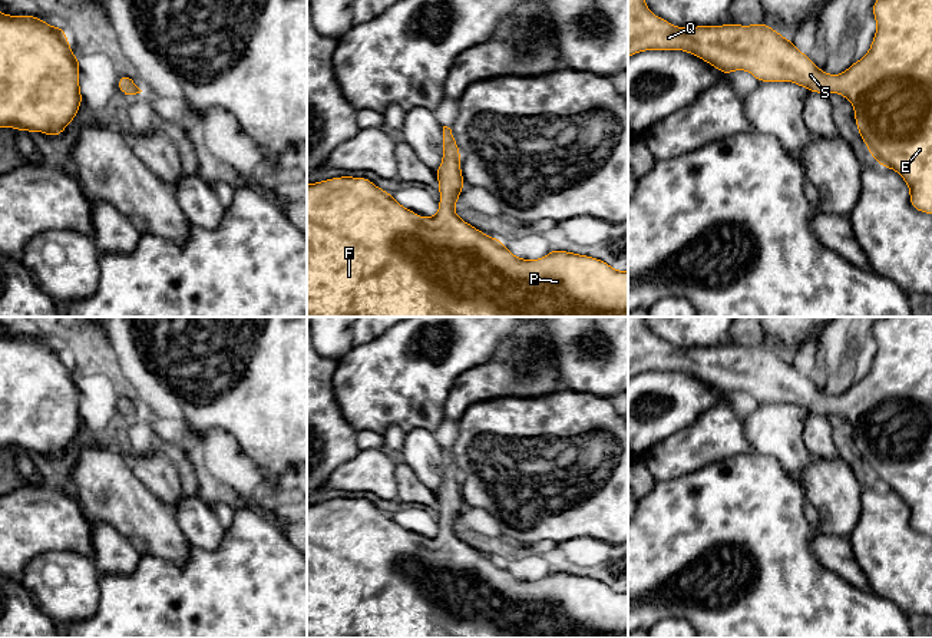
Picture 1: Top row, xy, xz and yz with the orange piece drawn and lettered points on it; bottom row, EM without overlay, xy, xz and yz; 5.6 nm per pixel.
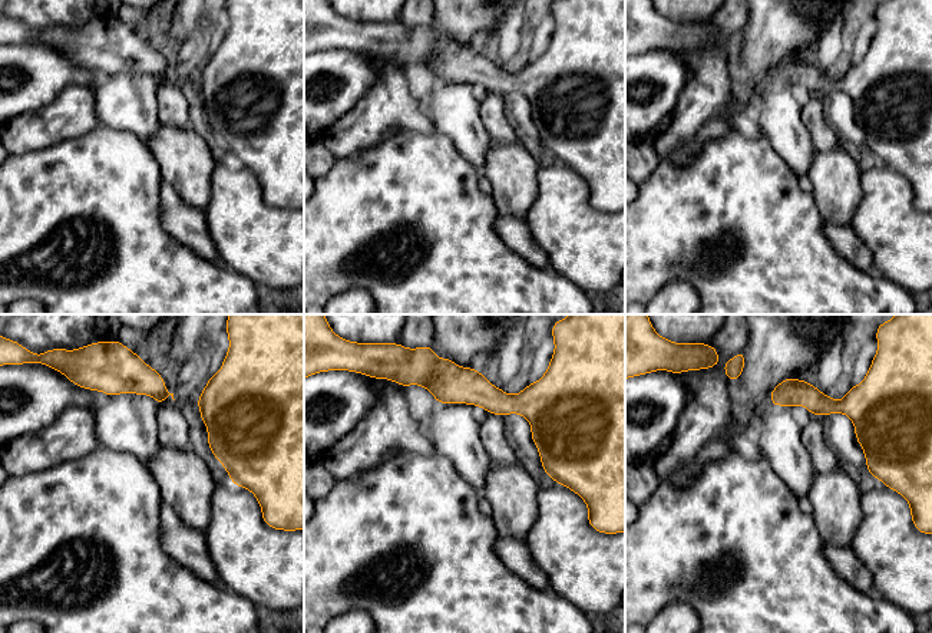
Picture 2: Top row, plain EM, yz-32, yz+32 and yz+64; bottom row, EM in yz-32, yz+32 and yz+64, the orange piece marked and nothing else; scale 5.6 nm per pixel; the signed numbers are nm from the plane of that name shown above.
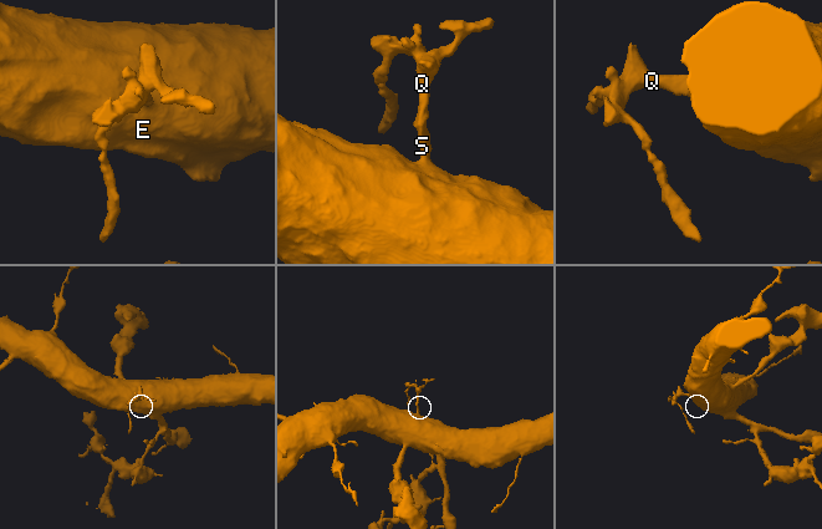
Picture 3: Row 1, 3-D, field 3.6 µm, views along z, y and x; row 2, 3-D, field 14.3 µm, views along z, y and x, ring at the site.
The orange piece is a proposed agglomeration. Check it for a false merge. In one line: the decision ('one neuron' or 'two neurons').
one neuron

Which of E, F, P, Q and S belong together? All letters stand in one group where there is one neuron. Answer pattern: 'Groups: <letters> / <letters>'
Groups: E F P Q S

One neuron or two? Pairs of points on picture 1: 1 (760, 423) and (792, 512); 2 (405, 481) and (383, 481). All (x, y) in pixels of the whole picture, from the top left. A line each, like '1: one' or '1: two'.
1: two
2: two

